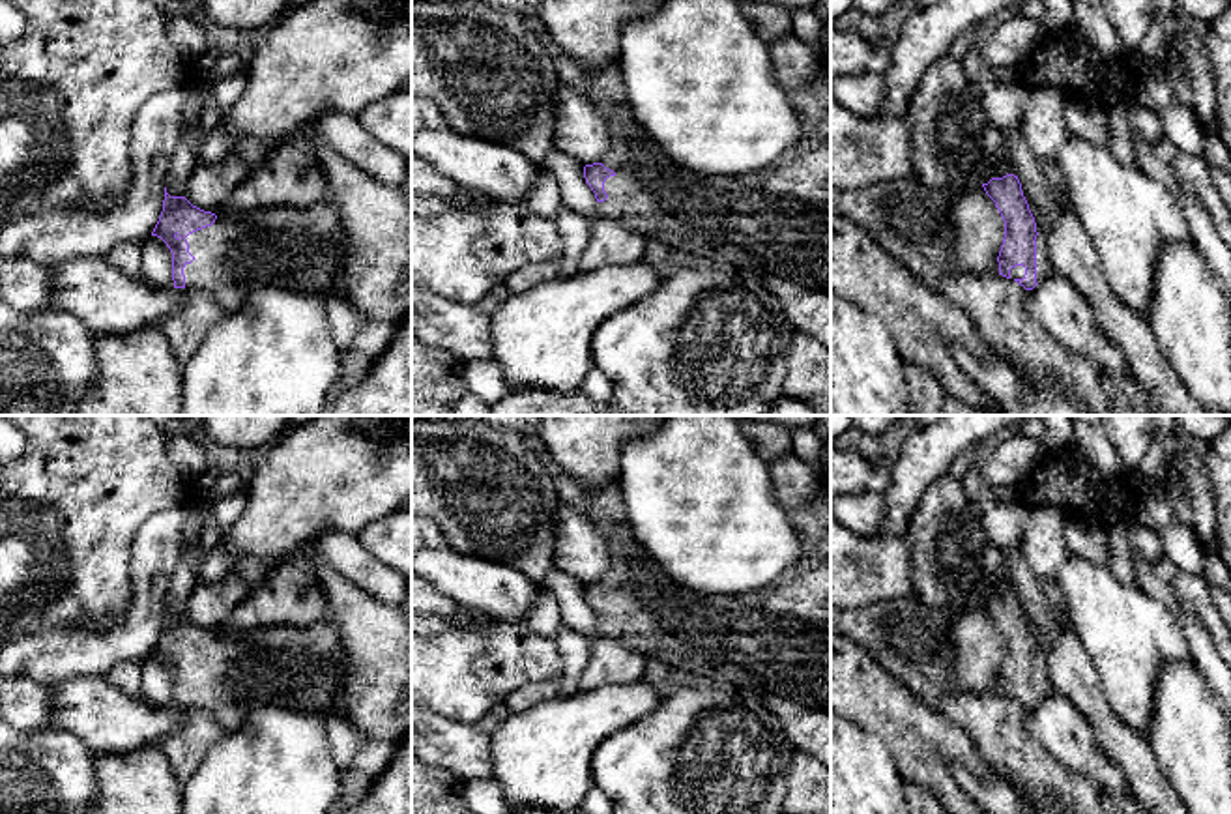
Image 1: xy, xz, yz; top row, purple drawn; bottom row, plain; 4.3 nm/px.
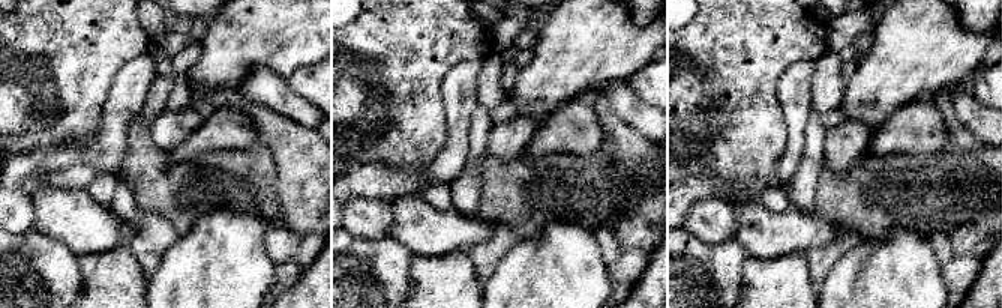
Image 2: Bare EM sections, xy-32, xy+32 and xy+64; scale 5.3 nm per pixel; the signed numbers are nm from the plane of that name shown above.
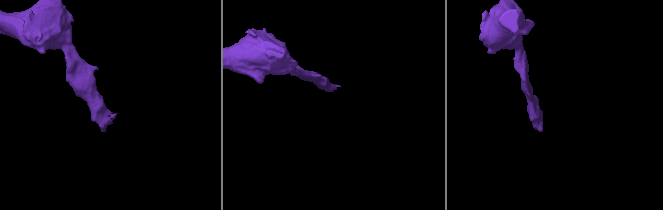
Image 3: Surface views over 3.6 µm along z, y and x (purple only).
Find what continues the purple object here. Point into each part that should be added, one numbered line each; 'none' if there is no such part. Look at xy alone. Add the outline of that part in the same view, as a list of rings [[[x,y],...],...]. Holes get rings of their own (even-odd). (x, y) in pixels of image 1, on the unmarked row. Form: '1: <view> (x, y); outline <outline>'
1: xy (305, 668); outline [[[327,618],[309,627],[268,625],[217,634],[211,646],[185,659],[195,676],[183,687],[185,707],[208,709],[226,734],[241,728],[254,707],[268,704],[327,717],[335,698],[346,692],[346,649],[339,627]]]

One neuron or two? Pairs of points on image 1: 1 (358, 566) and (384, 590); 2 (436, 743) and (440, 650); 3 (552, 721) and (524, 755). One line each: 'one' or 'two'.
1: one
2: two
3: one

